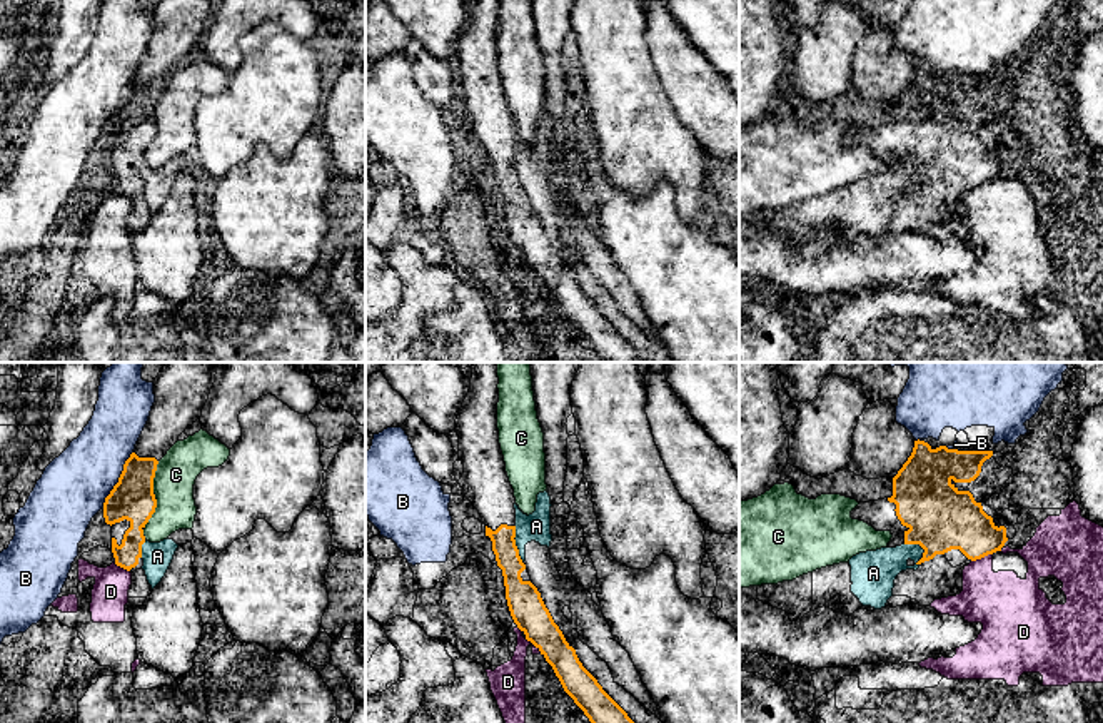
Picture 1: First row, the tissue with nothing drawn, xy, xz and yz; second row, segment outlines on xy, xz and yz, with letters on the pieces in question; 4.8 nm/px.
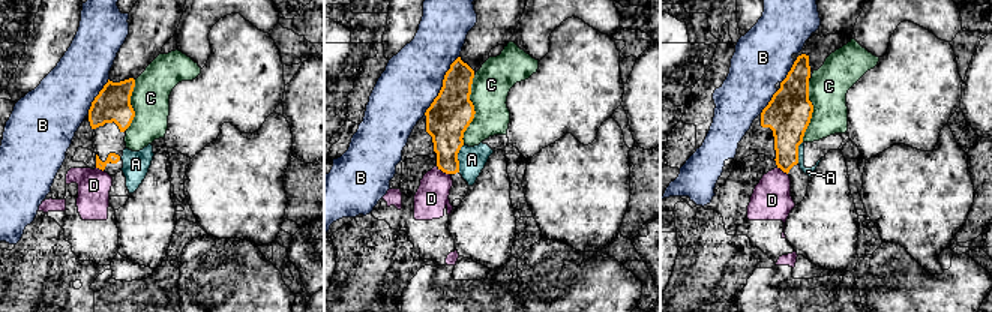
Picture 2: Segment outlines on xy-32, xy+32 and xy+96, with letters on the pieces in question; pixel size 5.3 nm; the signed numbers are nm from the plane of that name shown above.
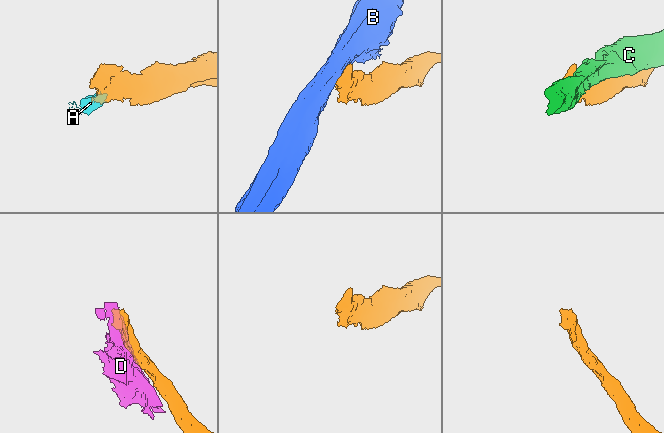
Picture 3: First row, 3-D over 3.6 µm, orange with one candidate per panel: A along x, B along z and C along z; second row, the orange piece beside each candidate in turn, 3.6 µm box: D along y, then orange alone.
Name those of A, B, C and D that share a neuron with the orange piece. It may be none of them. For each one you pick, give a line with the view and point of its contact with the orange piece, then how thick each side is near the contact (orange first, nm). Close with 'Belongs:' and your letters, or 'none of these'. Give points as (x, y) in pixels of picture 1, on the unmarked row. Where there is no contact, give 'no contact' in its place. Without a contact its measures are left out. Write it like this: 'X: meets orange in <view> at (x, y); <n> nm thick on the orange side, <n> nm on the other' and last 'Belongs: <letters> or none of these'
Belongs: none of these

